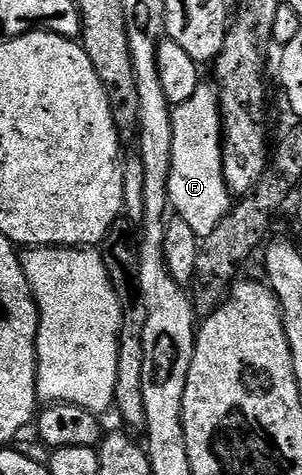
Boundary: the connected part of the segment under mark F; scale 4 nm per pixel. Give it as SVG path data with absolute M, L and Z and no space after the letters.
M201 81L189 100L172 110L173 152L168 178L168 200L173 212L203 239L216 229L232 208L232 194L225 183L220 97L217 88Z

